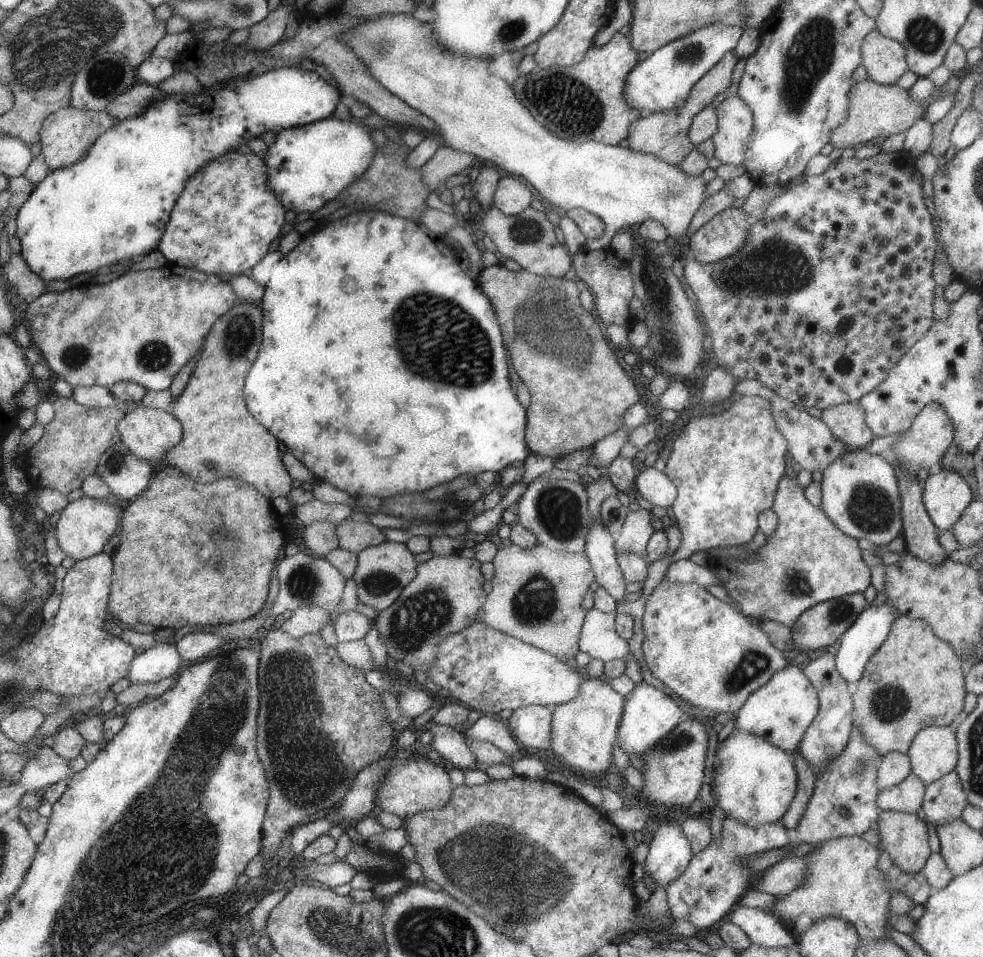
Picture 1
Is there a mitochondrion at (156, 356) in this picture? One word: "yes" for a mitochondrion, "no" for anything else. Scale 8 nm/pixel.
yes

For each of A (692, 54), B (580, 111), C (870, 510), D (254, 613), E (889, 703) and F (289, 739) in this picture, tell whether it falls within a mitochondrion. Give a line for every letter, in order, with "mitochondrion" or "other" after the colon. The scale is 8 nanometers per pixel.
A: mitochondrion
B: mitochondrion
C: mitochondrion
D: other
E: mitochondrion
F: mitochondrion

